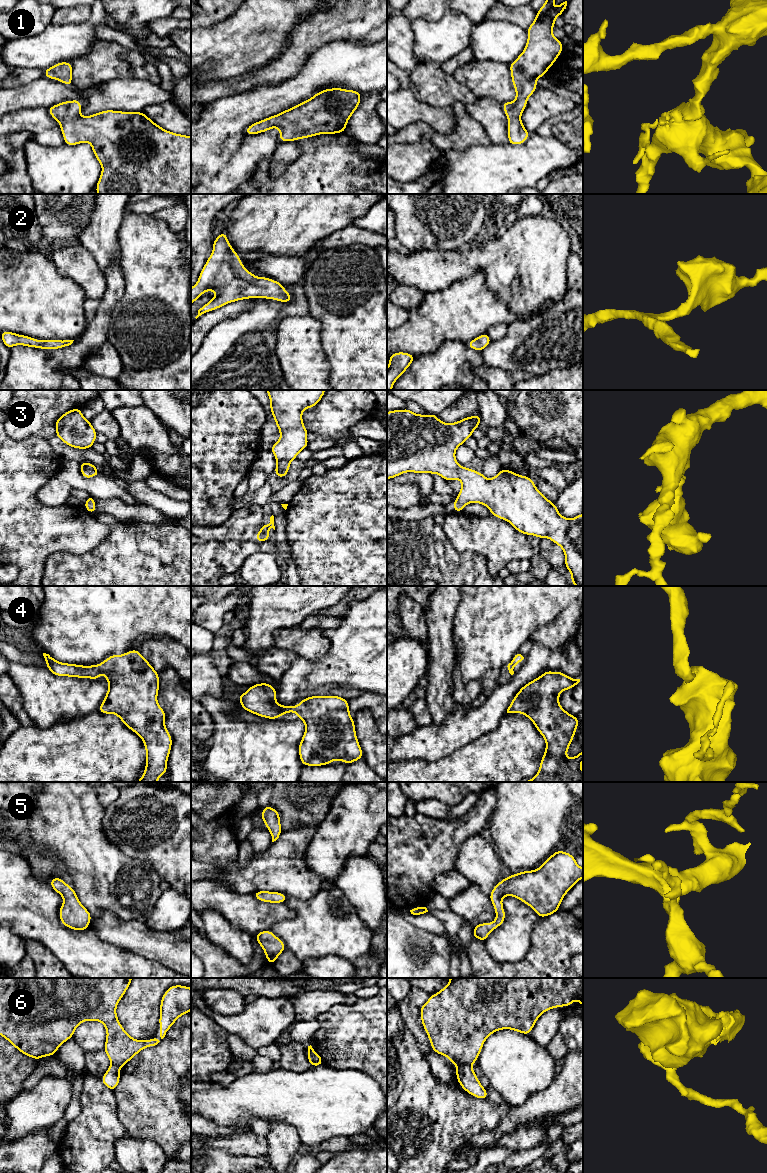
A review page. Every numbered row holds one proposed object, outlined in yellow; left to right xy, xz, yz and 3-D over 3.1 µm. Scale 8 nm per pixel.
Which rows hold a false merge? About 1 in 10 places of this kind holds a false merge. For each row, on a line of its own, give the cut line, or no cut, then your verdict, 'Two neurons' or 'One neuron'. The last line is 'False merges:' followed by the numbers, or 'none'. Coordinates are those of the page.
1: No split. One neuron
2: No split. One neuron
3: No split. One neuron
4: No split. One neuron
5: No split. One neuron
6: Split along yz (470, 1064), (456, 1065). Two neurons
False merges: 6

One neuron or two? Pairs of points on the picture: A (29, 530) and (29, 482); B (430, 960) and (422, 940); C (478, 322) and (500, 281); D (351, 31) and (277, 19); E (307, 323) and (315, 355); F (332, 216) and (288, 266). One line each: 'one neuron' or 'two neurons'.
A: one neuron
B: one neuron
C: two neurons
D: two neurons
E: one neuron
F: two neurons

